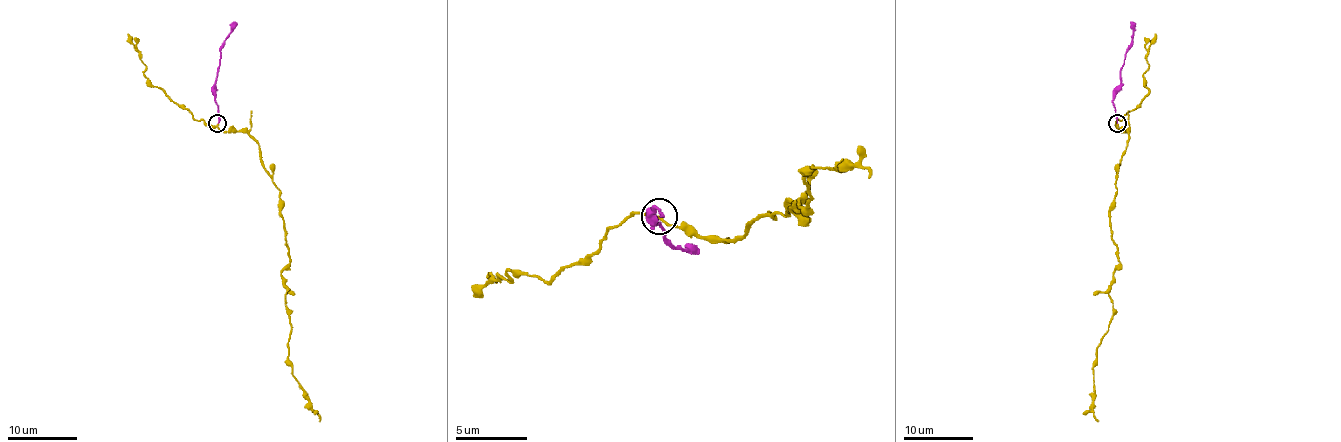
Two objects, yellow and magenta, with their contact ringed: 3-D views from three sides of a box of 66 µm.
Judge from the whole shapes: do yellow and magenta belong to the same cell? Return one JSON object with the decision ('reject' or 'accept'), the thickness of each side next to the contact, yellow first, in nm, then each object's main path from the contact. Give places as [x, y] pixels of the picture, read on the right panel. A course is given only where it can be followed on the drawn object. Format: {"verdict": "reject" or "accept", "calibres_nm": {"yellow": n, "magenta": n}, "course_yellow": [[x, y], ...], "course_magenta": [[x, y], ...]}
{"verdict": "reject", "calibres_nm": {"yellow": 200, "magenta": 150}, "course_yellow": [[1117, 124], [1128, 143], [1110, 211], [1119, 264], [1109, 290], [1112, 311], [1093, 367], [1098, 421]], "course_magenta": [[1117, 122], [1112, 100], [1121, 86], [1121, 72], [1131, 39], [1131, 21]]}

